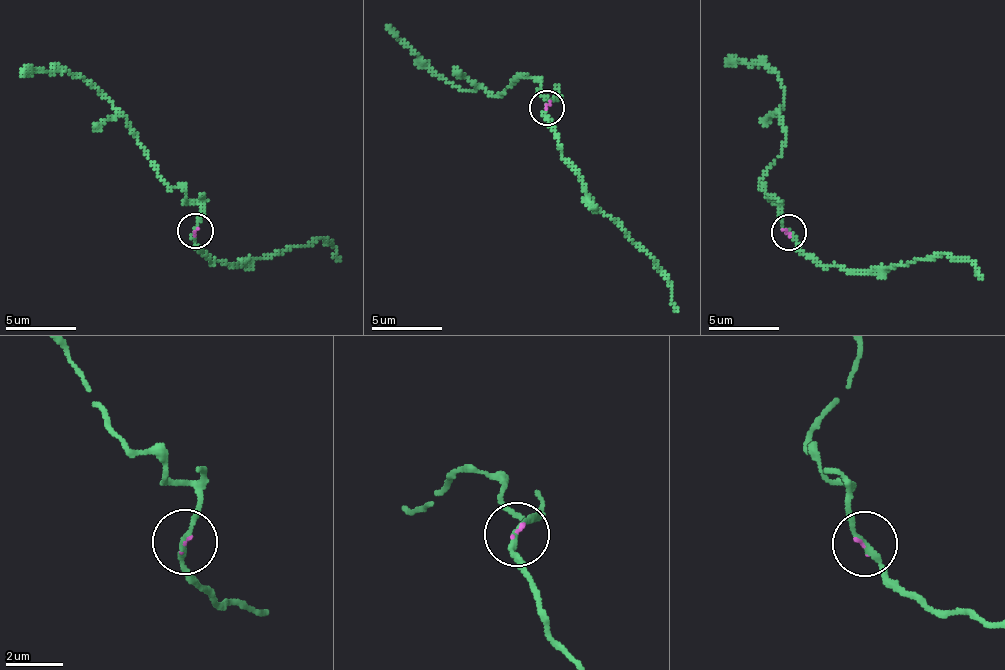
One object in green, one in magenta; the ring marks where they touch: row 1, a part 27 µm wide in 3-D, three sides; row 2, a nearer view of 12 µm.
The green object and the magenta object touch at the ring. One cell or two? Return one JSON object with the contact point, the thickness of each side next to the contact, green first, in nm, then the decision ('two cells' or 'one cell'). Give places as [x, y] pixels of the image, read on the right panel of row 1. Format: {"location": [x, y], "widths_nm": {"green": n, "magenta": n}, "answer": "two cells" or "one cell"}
{"location": [788, 232], "widths_nm": {"green": 180, "magenta": 70}, "answer": "one cell"}

